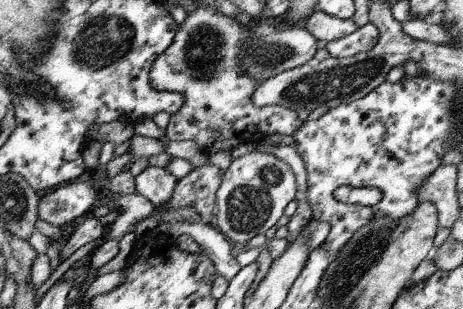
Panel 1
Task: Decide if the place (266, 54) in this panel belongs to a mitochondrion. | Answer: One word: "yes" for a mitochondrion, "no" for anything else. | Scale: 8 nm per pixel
yes

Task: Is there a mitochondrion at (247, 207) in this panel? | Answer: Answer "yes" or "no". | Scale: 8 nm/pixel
yes

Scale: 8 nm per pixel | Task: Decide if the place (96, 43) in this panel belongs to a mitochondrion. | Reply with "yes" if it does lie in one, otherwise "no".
yes

